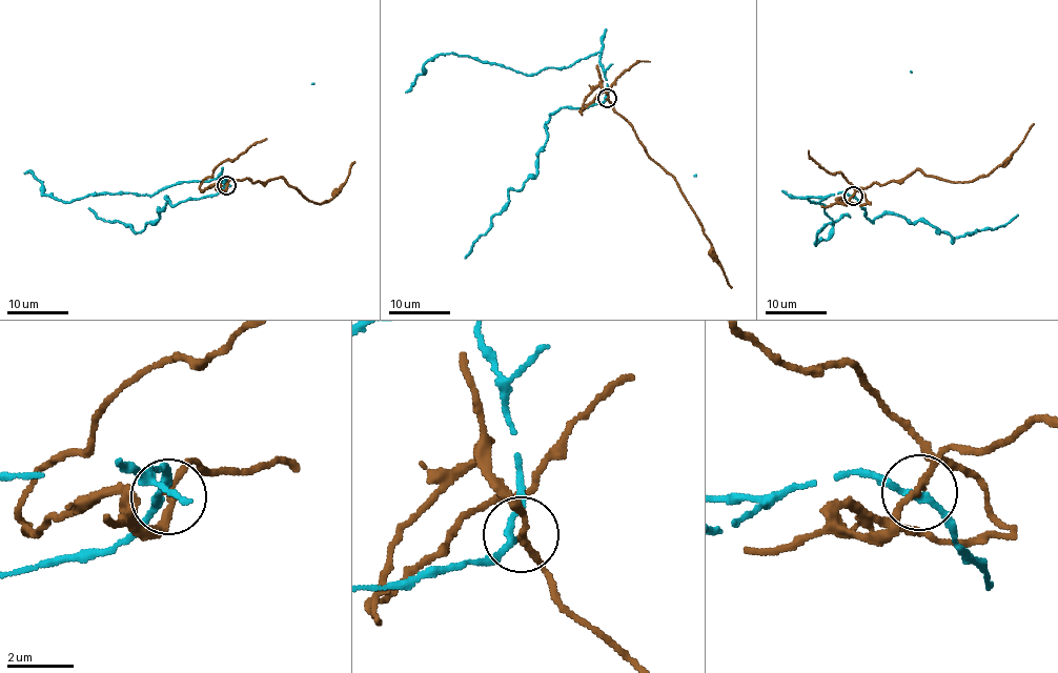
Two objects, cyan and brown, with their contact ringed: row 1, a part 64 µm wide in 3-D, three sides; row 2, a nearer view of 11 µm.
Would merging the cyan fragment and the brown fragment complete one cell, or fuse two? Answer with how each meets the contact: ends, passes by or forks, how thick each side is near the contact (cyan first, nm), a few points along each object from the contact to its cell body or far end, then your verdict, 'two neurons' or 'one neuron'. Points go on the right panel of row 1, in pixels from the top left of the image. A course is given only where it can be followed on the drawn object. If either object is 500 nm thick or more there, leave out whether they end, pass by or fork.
cyan passes by | brown passes by | 180/180 nm | cyan via (853, 196), (808, 199), (822, 204), (833, 222), (816, 236), (815, 245), (833, 224), (850, 217) | brown via (853, 196), (858, 188), (904, 180), (919, 169), (952, 182), (988, 177), (1022, 141), (1033, 123) | two neurons

